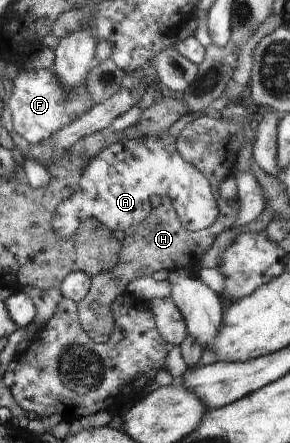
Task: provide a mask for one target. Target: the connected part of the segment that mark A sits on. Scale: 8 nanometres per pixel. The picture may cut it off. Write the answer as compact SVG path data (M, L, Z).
M167 130L158 135L120 138L84 170L79 190L59 206L53 220L53 230L61 239L68 238L73 226L89 218L97 219L112 232L139 226L151 213L151 195L163 197L169 193L185 230L208 229L219 216L219 200L212 190L210 176L180 157L176 139Z

